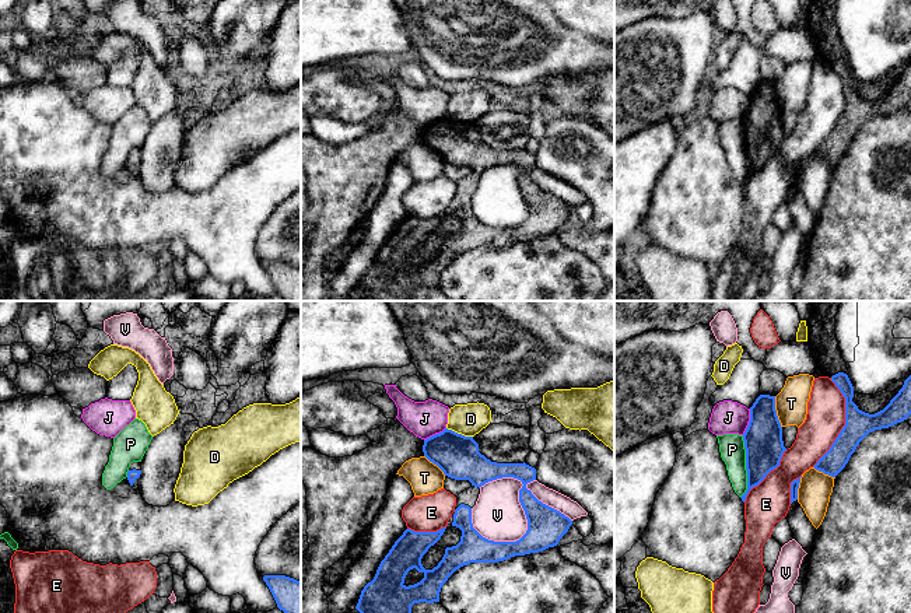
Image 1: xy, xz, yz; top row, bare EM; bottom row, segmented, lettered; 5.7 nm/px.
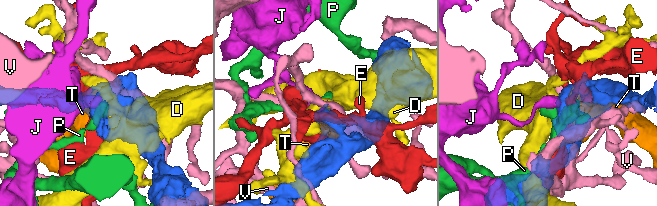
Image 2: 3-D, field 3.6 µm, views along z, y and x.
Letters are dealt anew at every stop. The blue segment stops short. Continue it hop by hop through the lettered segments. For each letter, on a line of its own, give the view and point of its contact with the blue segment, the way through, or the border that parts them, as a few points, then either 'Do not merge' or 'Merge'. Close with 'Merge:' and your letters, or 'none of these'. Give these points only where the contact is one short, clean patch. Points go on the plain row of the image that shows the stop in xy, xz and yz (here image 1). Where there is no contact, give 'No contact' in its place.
D: Touches blue at xz (459, 121). Boundary: xz (447, 114), (472, 123). Do not merge
E: Touches blue at yz (845, 109). Do not merge
J: Touches blue at yz (749, 108). Boundary: yz (750, 95), (750, 107), (742, 121). Do not merge
P: Touches blue at yz (746, 153). Do not merge
T: Touches blue at yz (775, 98). Do not merge
V: Touches blue at xz (526, 205). Do not merge
Merge: none of these

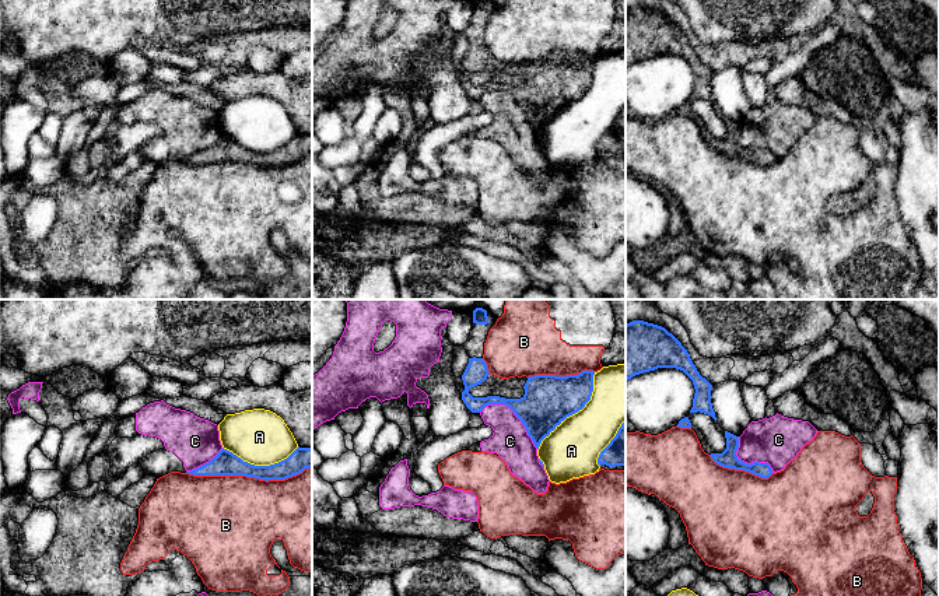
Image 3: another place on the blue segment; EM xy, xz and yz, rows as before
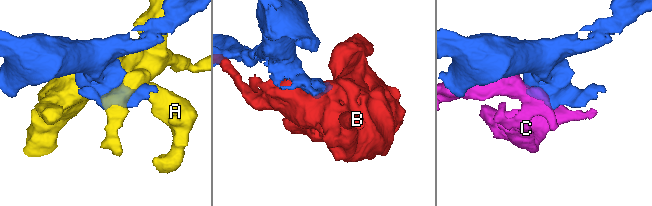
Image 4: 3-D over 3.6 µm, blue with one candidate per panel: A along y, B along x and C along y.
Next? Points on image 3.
A: Touches blue at xz (575, 98). Do not merge
B: Touches blue at xy (248, 162). Do not merge
C: Touches blue at xz (514, 98). Boundary: xz (479, 98), (489, 91), (505, 91), (521, 108), (538, 135). Do not merge
Merge: none of these

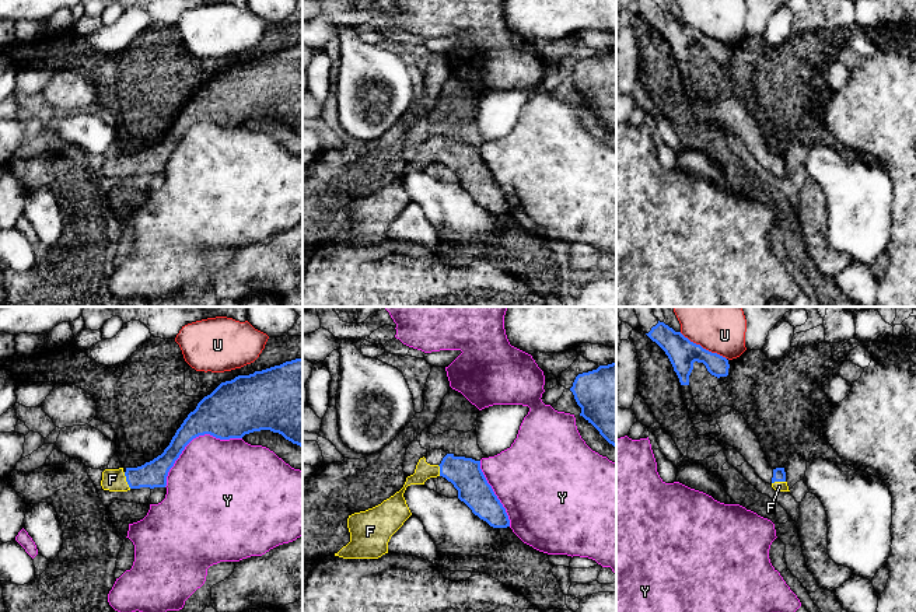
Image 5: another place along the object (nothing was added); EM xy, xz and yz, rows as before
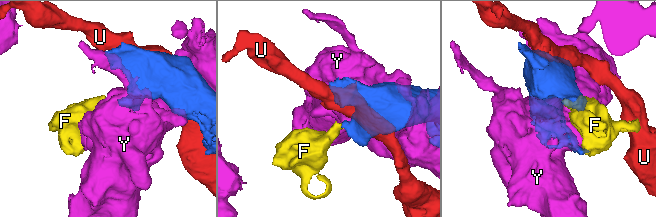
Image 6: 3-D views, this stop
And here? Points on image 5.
F: Touches blue at xy (126, 167). Path across: xy (153, 160), (126, 167), (112, 165). Merge
U: Touches blue at yz (702, 34). Do not merge
Y: Touches blue at xy (193, 123). Do not merge
Merge: F

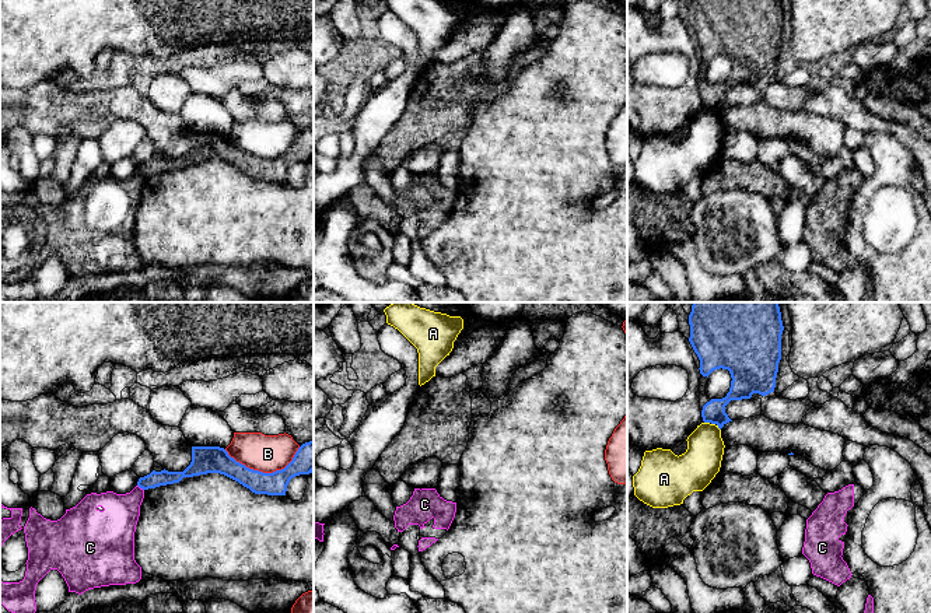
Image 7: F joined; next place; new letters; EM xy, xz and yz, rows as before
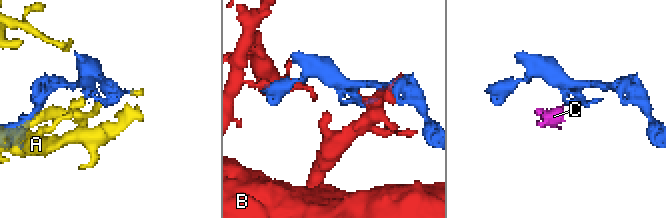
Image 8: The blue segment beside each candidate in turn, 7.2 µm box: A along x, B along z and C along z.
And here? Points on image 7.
A: Touches blue at yz (707, 108). Do not merge
B: Touches blue at xy (262, 158). Do not merge
C: Touches blue at xy (140, 174). Boundary: xy (137, 171), (143, 177). Do not merge
Merge: none of these

